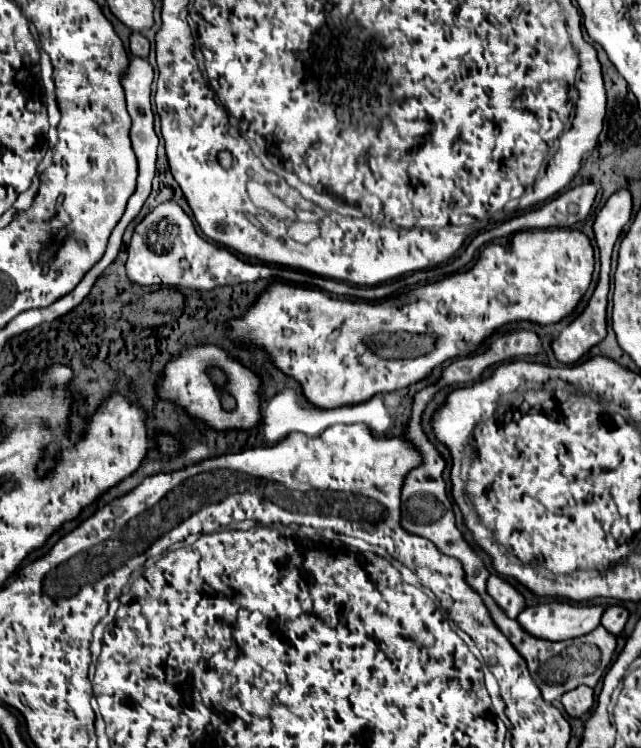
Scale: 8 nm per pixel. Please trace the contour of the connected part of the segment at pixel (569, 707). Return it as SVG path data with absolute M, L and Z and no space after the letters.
M587 686L573 688L563 694L561 702L563 702L563 708L567 710L569 716L583 716L593 706L593 688L587 688Z

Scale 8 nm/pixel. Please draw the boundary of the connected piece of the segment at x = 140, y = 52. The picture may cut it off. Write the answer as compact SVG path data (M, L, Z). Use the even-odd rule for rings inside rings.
M139 32L131 34L131 54L141 56L141 58L147 58L149 54L149 40Z

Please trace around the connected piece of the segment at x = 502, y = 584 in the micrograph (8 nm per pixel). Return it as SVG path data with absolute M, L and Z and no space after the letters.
M491 574L487 580L487 590L495 598L495 602L505 610L509 618L517 618L519 612L525 608L525 598L523 594L503 576Z

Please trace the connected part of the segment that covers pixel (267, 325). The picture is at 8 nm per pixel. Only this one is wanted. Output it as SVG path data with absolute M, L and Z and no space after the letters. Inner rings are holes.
M550 228L545 230L523 230L517 232L511 238L509 246L501 246L501 244L491 244L487 246L479 260L475 262L473 268L465 270L465 272L457 272L453 276L447 276L439 282L433 282L433 284L425 284L425 286L419 286L419 288L413 288L405 294L397 294L397 296L391 296L383 302L351 302L351 300L345 300L345 298L333 298L329 296L327 292L321 292L321 290L307 290L307 288L297 288L297 286L289 286L289 284L275 284L271 286L271 290L263 292L259 296L259 300L247 310L247 314L241 318L241 320L231 320L231 326L233 326L233 332L231 336L239 342L255 342L259 346L263 346L269 354L271 354L271 360L273 364L287 376L295 378L301 382L303 386L303 394L307 396L307 400L311 400L311 404L319 406L319 408L339 408L343 404L359 404L363 400L369 400L371 396L375 394L385 394L385 392L393 392L393 390L401 390L401 388L407 388L415 382L421 382L425 380L435 368L439 368L443 362L447 360L453 360L453 358L459 358L459 356L467 356L467 354L473 354L489 336L497 334L499 328L507 326L507 324L515 324L515 322L533 322L533 324L539 324L539 326L551 326L551 324L557 324L561 322L563 318L575 314L579 302L583 300L585 292L589 290L591 286L591 278L593 278L593 270L595 270L595 254L593 254L593 246L591 246L591 240L589 236L581 230L581 228L575 228L575 230L569 230L569 228ZM399 330L411 330L411 332L419 332L419 334L433 334L437 338L437 346L431 354L427 356L421 356L421 358L415 358L415 360L387 360L387 358L379 358L377 354L371 352L369 348L369 340L381 332L399 332Z

